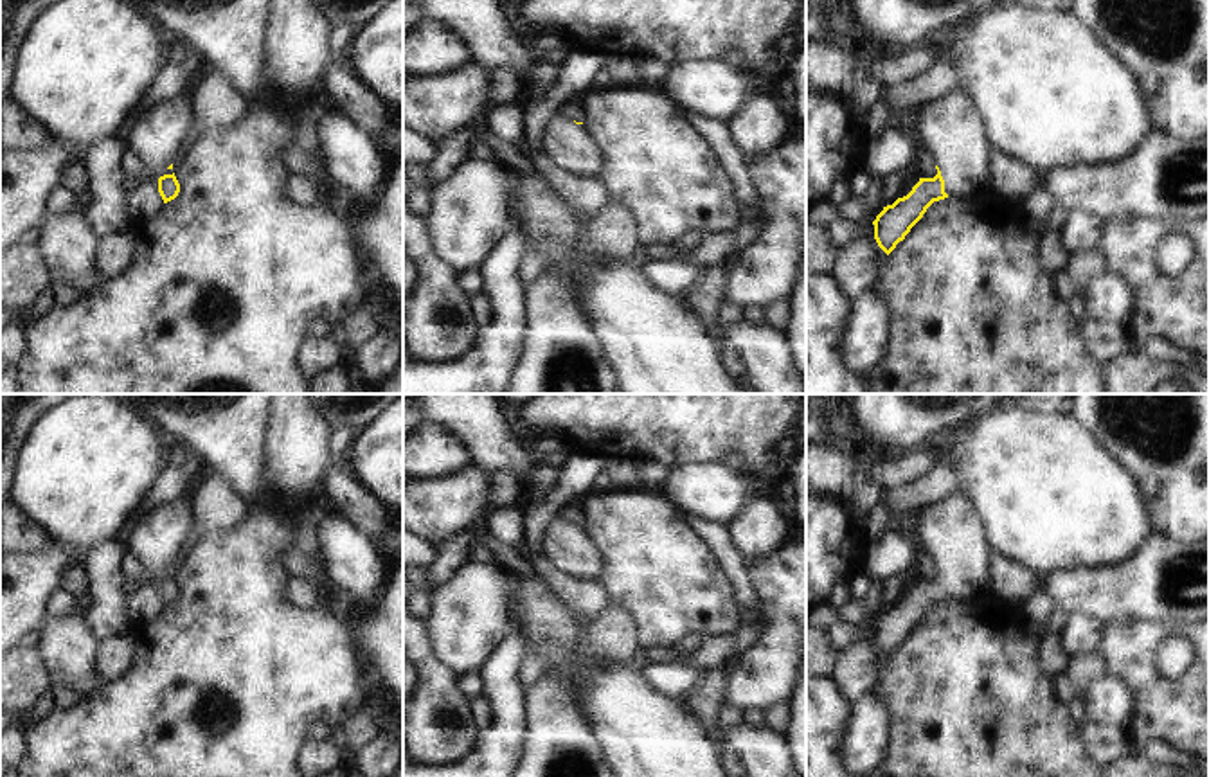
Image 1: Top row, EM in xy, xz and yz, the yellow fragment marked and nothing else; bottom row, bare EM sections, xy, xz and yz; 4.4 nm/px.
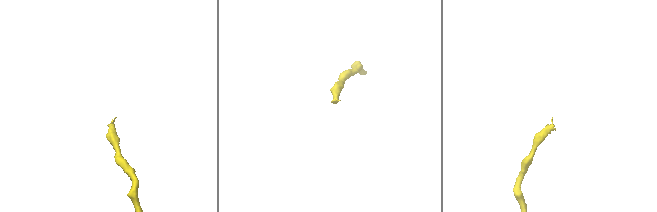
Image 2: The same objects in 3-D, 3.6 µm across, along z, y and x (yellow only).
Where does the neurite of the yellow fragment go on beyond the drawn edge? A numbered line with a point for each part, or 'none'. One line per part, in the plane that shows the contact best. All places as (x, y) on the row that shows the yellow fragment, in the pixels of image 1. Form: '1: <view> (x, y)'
1: yz (950, 132)

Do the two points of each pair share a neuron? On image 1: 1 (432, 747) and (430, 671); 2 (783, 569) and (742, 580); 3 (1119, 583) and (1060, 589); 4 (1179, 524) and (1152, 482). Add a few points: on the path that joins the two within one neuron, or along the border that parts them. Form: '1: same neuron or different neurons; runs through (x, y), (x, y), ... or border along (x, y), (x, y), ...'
1: same neuron; runs through (432, 729), (430, 689)
2: different neurons; border along (743, 562), (761, 614)
3: same neuron; runs through (1105, 589), (1074, 589)
4: same neuron; runs through (1179, 513), (1163, 493)

